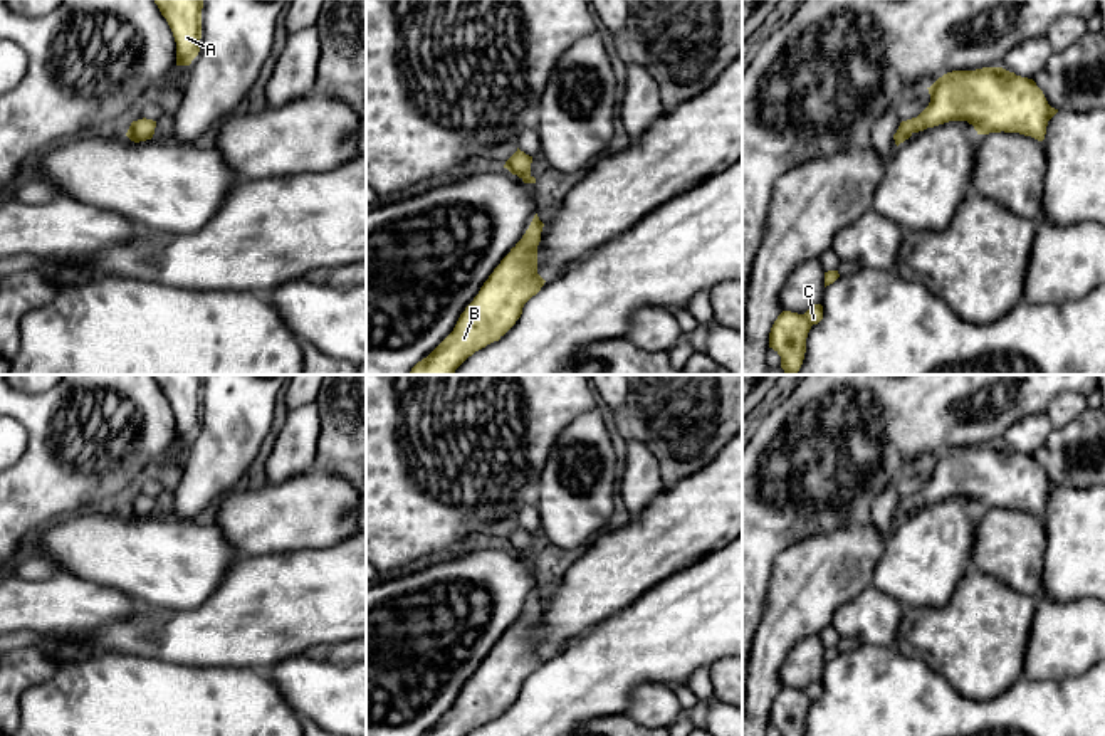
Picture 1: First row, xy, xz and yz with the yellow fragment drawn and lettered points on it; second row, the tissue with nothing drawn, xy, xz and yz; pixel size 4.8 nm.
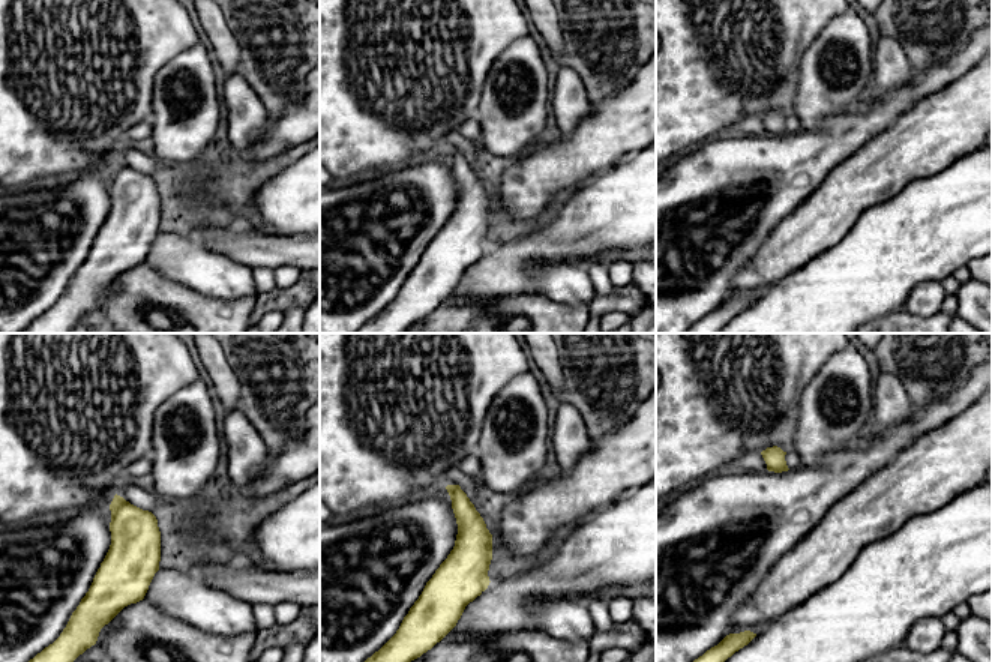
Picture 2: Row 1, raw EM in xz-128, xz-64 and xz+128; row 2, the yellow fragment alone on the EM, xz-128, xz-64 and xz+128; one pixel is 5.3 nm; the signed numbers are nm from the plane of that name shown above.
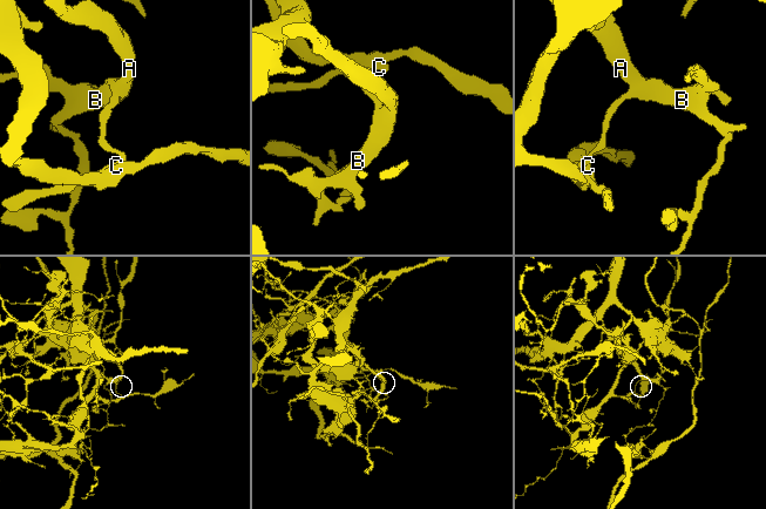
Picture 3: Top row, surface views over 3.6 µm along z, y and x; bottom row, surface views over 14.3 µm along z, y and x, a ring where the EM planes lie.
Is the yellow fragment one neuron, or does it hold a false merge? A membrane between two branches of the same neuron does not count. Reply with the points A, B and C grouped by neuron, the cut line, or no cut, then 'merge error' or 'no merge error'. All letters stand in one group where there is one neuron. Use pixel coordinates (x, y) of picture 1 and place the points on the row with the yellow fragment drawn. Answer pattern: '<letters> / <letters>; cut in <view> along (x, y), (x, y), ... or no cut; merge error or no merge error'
A B / C; cut in xz along (529, 165), (524, 165), (516, 173); merge error

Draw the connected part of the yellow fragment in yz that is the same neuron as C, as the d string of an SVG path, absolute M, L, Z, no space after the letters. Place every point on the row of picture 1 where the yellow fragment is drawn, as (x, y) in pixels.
M814 304L804 314L783 311L769 333L769 348L781 356L786 375L796 375L806 353L806 338L813 324L823 319L823 306Z

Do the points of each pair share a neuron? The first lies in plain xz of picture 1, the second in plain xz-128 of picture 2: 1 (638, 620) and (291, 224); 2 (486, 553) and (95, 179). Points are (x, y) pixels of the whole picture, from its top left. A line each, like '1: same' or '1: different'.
1: same
2: same

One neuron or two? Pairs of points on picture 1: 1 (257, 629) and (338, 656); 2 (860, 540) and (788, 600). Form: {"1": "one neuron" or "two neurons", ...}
{"1": "two neurons", "2": "one neuron"}

